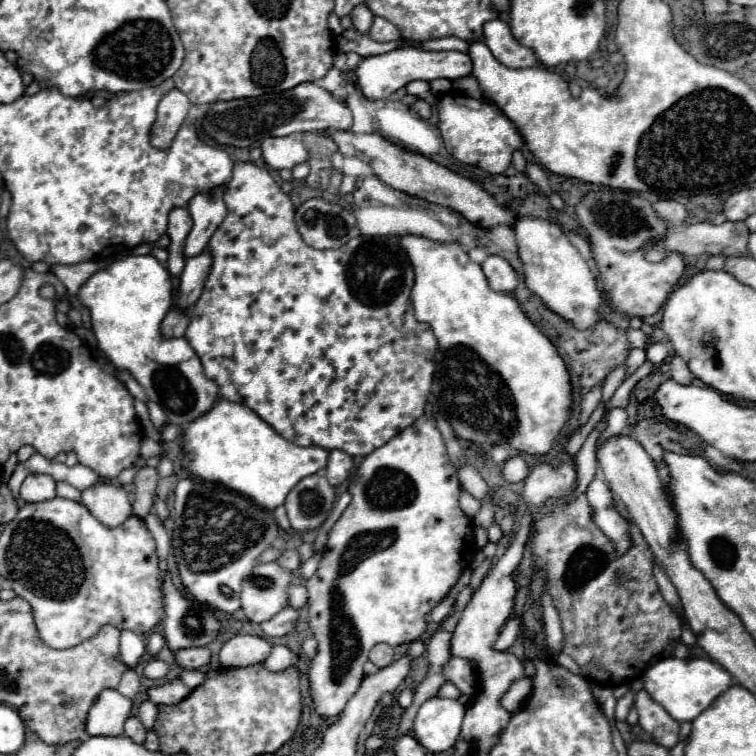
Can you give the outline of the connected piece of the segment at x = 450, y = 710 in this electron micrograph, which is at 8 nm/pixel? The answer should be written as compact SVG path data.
M430 698L414 718L414 736L428 752L446 752L454 748L466 708L458 700Z

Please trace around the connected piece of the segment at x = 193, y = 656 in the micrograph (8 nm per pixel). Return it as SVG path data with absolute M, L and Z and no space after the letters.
M184 648L184 650L178 650L174 654L174 658L176 658L178 666L192 670L192 668L200 668L200 666L208 664L210 652L208 652L208 648Z

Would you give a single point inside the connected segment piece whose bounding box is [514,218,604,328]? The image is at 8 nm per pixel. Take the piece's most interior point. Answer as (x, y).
(555, 271)

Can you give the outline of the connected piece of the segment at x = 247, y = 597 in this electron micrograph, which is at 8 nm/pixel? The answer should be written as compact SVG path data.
M278 562L258 564L254 568L254 572L260 572L260 574L256 574L250 580L242 582L240 602L242 602L242 610L244 610L246 618L250 622L258 622L260 624L264 620L270 620L272 616L276 616L288 604L288 588L292 584L292 572L286 572Z

